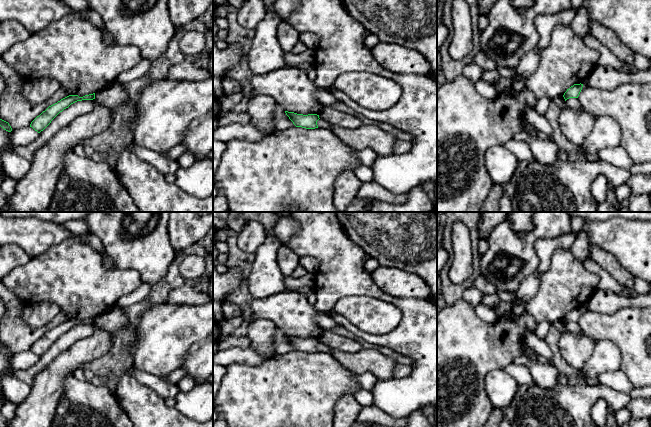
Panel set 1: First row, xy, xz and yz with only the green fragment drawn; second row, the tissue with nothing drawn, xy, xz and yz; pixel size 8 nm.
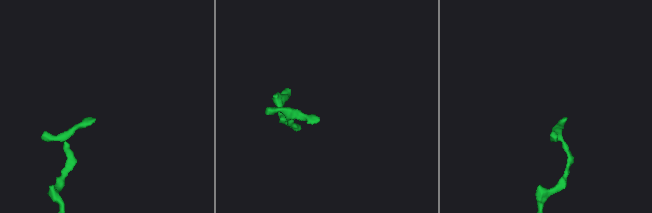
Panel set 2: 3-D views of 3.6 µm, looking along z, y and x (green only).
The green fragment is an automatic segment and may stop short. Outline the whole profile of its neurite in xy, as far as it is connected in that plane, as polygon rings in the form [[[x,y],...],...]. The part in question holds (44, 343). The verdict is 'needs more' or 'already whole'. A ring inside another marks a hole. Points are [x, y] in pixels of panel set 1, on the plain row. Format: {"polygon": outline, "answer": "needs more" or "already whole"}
{"polygon": [[[95,317],[79,321],[78,319],[69,319],[57,327],[49,330],[39,340],[37,340],[30,348],[35,355],[40,357],[43,355],[51,345],[64,333],[68,332],[71,328],[82,325],[82,324],[93,324],[95,323]]], "answer": "already whole"}

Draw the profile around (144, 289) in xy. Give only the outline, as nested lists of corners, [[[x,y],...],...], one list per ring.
[[[142,281],[141,285],[132,293],[122,296],[115,304],[116,307],[126,310],[131,305],[141,302],[151,292],[152,285]]]

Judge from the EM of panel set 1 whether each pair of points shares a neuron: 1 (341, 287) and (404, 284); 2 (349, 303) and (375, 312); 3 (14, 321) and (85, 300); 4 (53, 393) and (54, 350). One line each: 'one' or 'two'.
1: two
2: one
3: two
4: two

